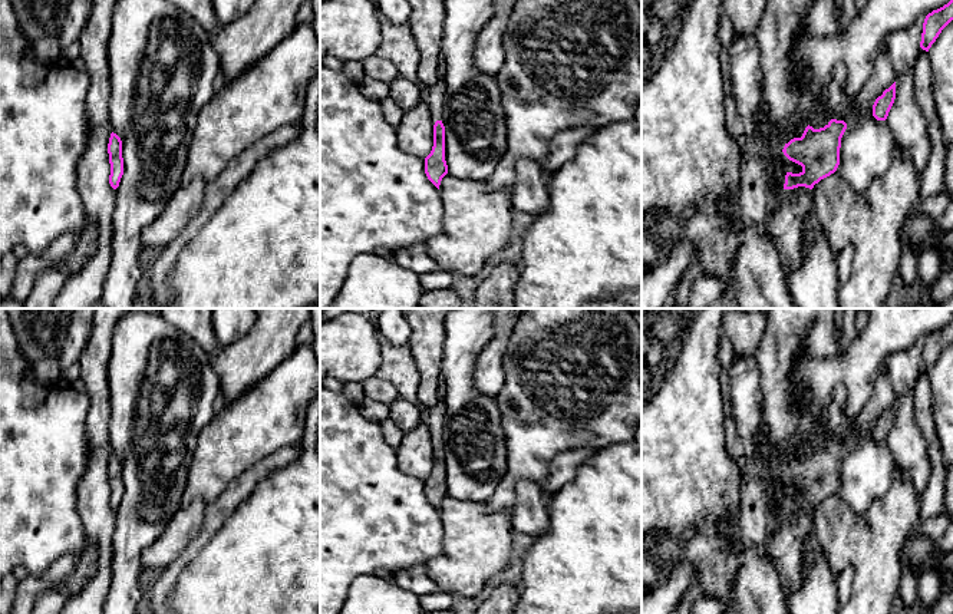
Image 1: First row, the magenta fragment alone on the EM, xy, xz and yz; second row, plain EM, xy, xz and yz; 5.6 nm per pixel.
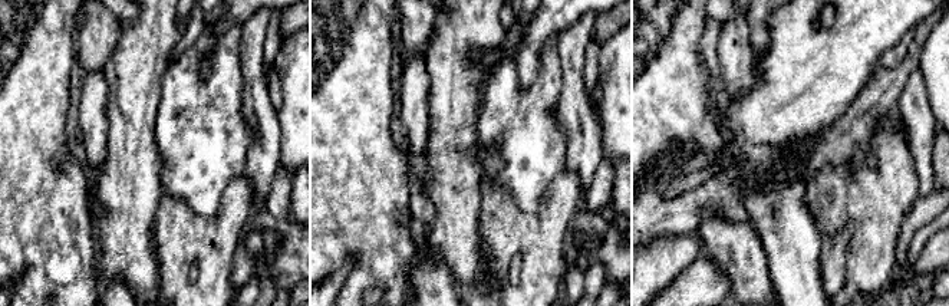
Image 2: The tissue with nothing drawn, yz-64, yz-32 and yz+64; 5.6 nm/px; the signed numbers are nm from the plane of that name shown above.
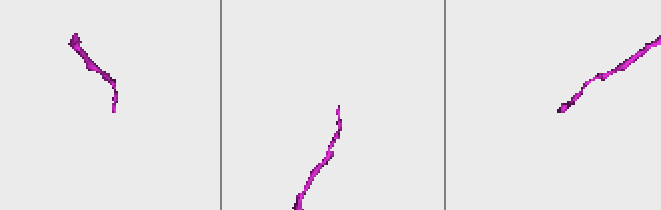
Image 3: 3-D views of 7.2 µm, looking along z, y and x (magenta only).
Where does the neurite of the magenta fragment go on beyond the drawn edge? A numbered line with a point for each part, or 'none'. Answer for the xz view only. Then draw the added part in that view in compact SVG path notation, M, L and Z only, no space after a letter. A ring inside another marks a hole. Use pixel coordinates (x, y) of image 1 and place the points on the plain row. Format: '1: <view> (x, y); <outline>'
1: xz (434, 416); M439 397L438 403L433 407L425 410L423 420L431 429L431 439L433 443L441 442L442 439L442 423L445 420L445 400Z

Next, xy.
none

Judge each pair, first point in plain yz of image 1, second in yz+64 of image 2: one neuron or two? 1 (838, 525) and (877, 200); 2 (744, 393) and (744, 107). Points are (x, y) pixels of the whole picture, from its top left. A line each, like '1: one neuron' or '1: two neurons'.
1: one neuron
2: two neurons

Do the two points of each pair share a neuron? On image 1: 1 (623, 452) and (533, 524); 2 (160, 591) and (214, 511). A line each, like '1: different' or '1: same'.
1: different
2: same

